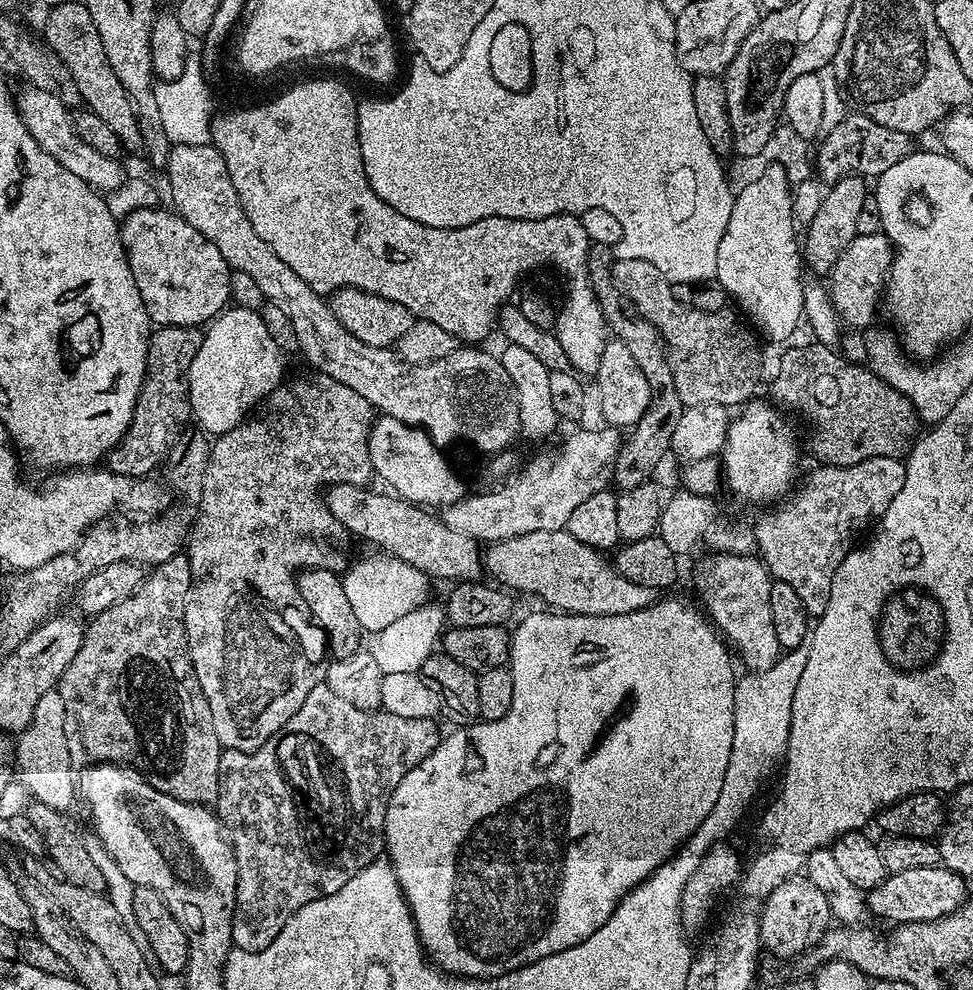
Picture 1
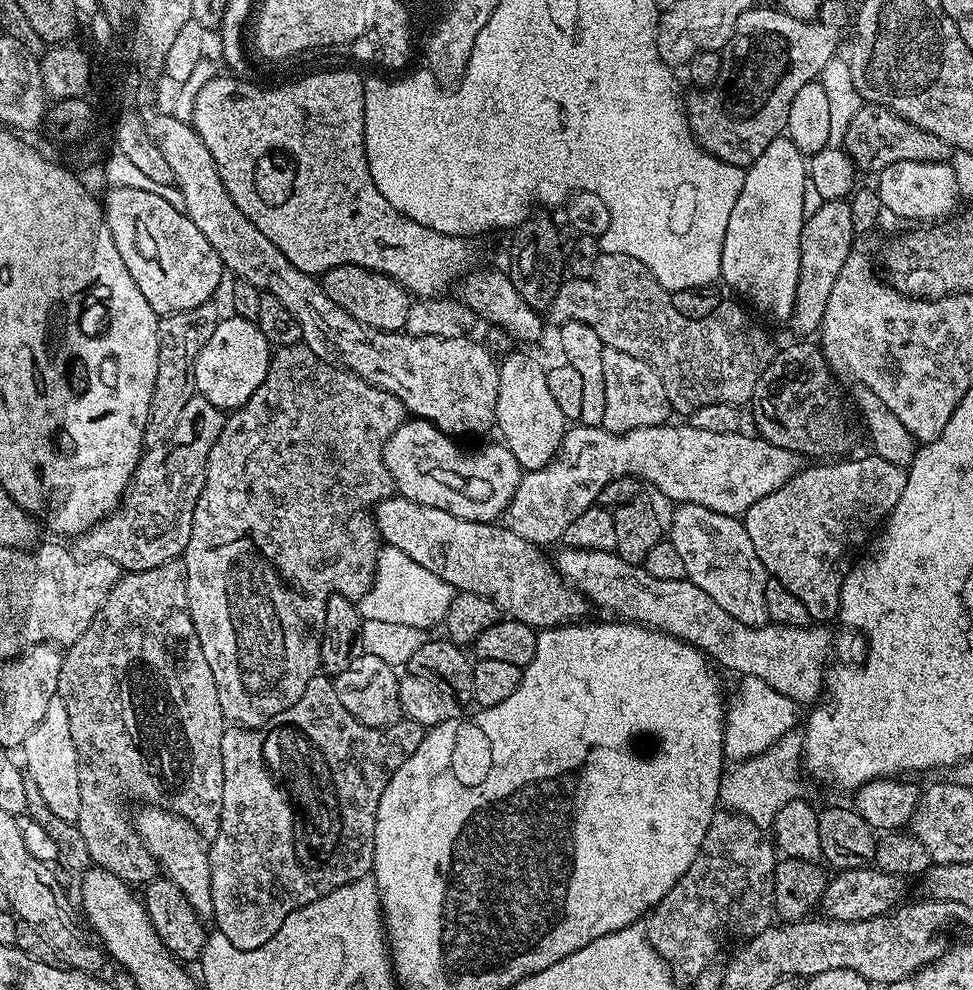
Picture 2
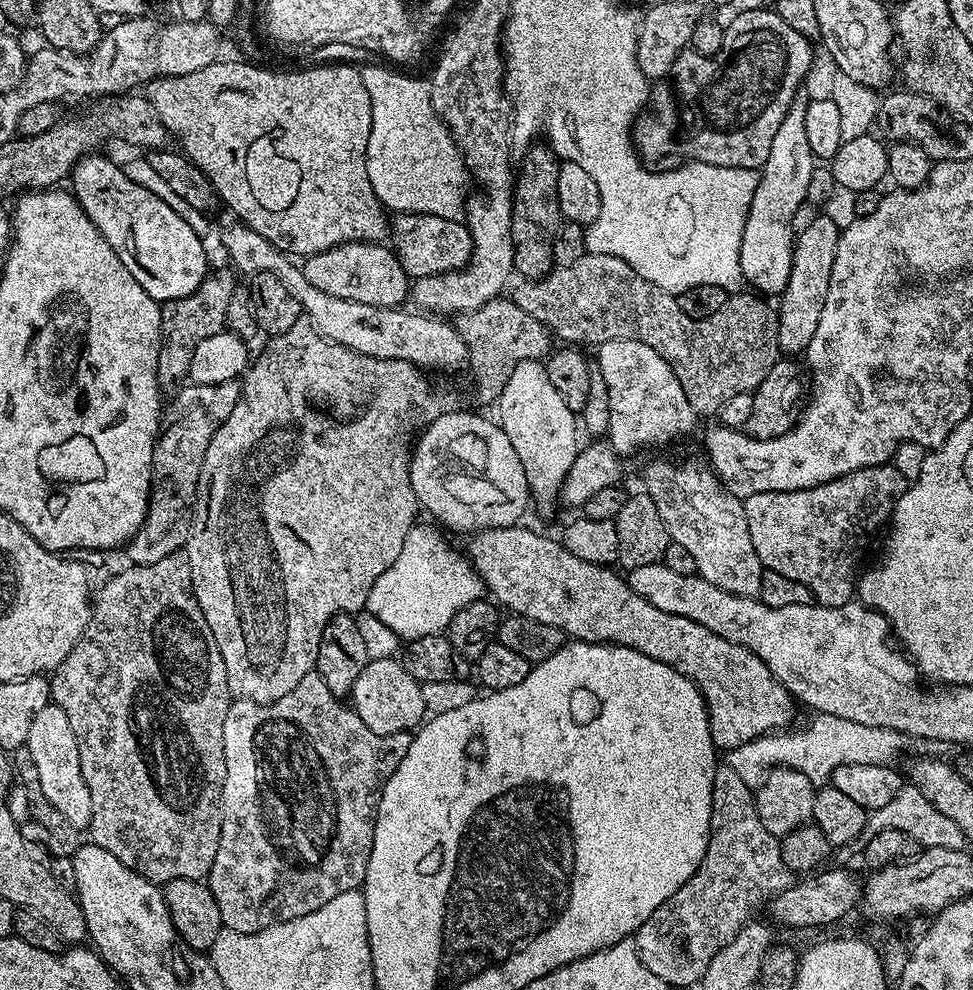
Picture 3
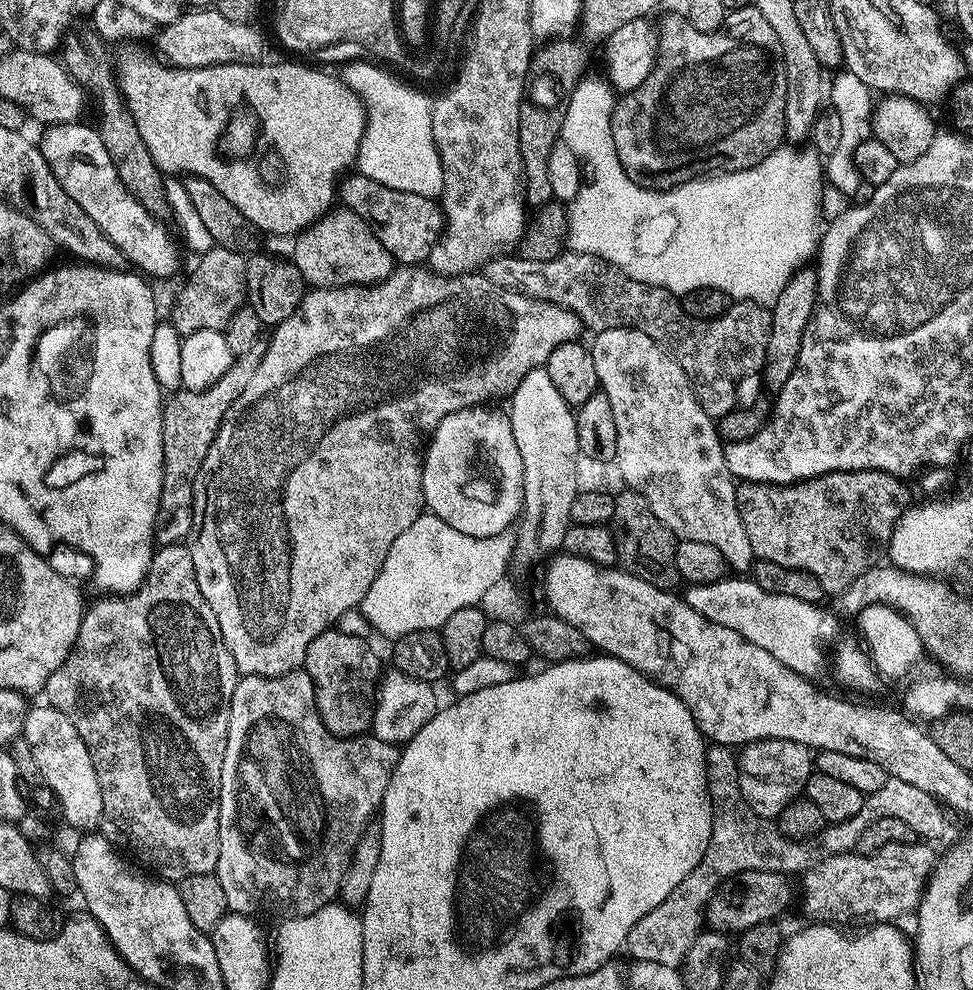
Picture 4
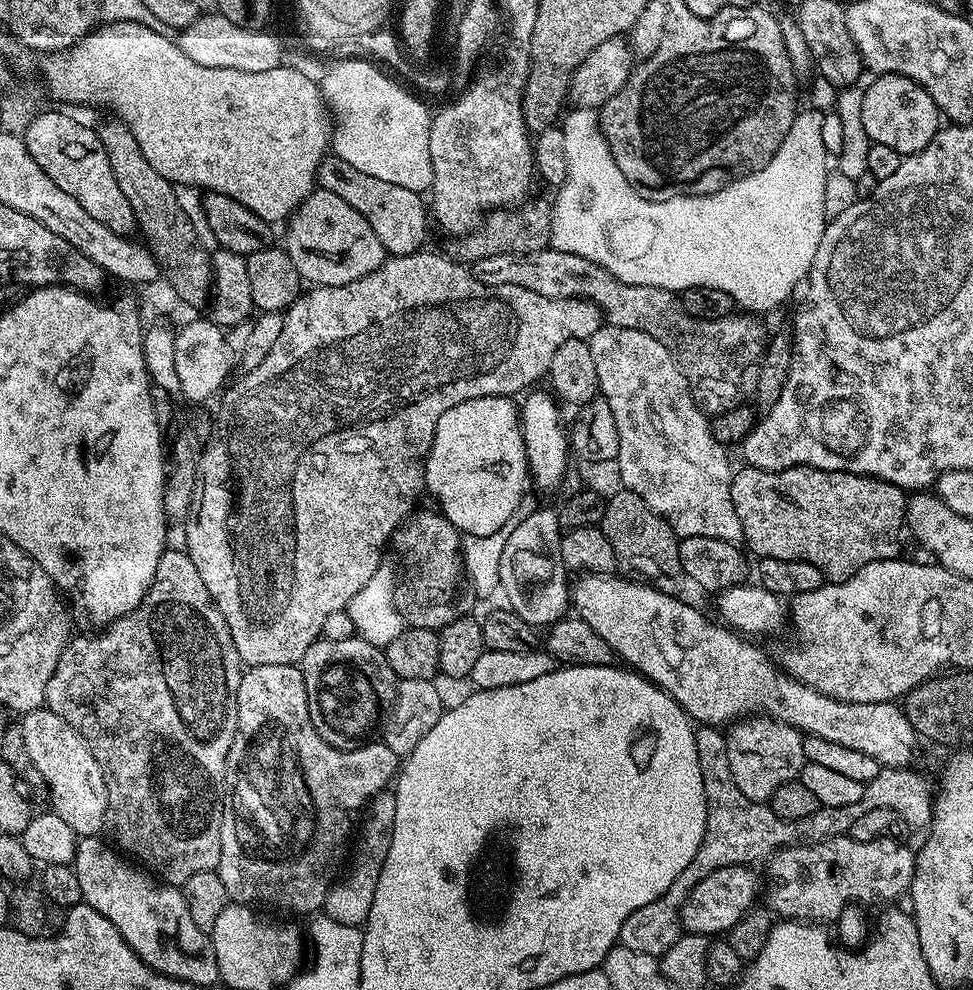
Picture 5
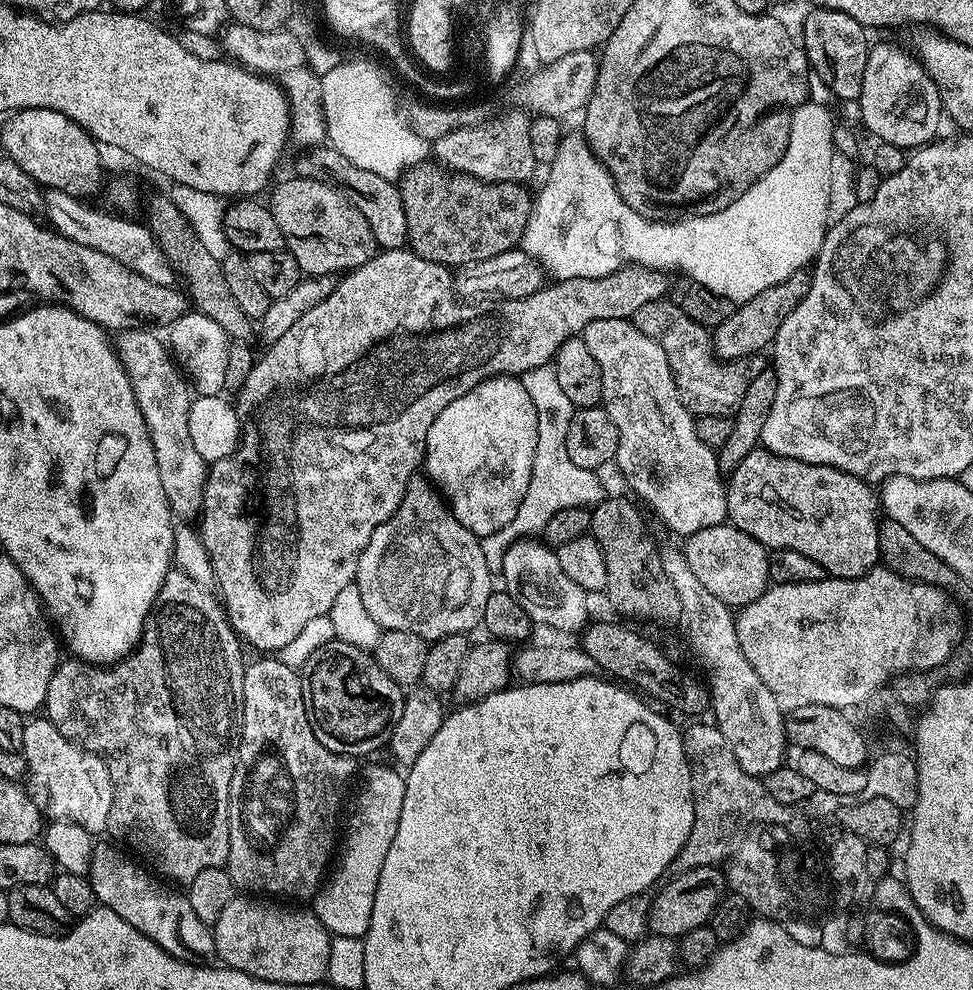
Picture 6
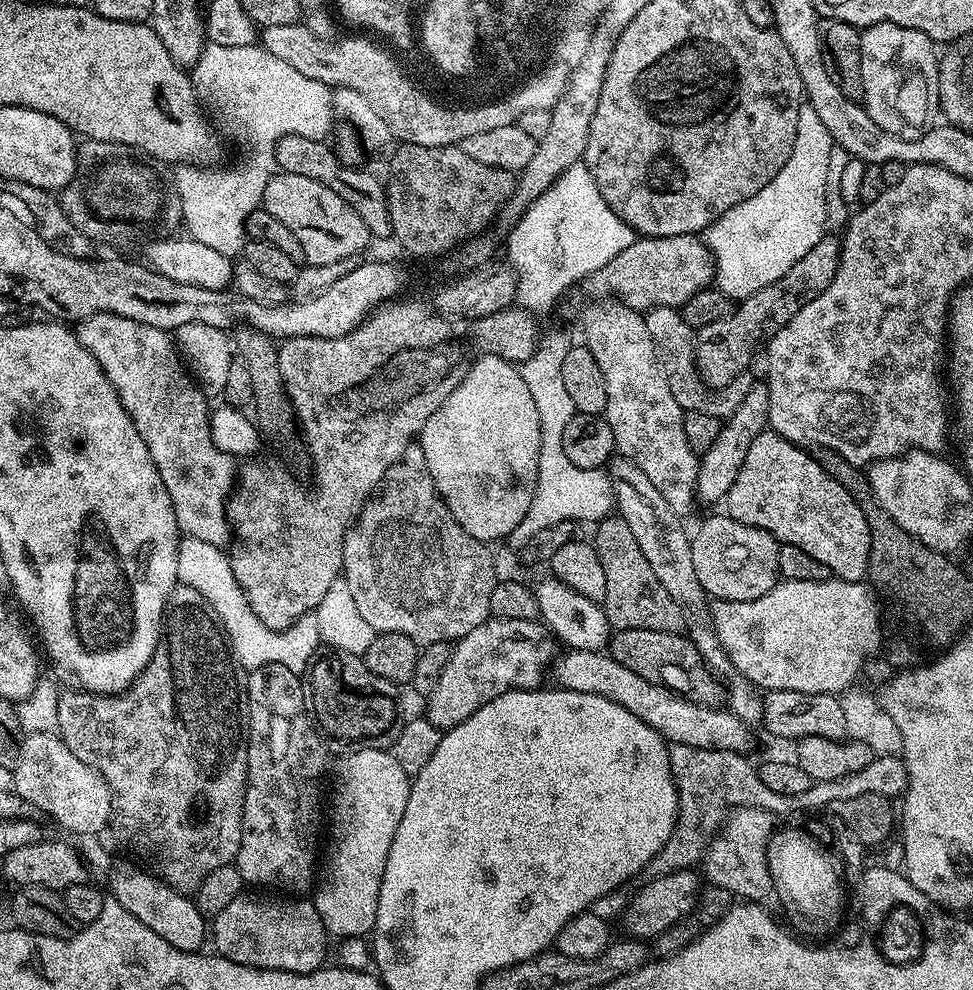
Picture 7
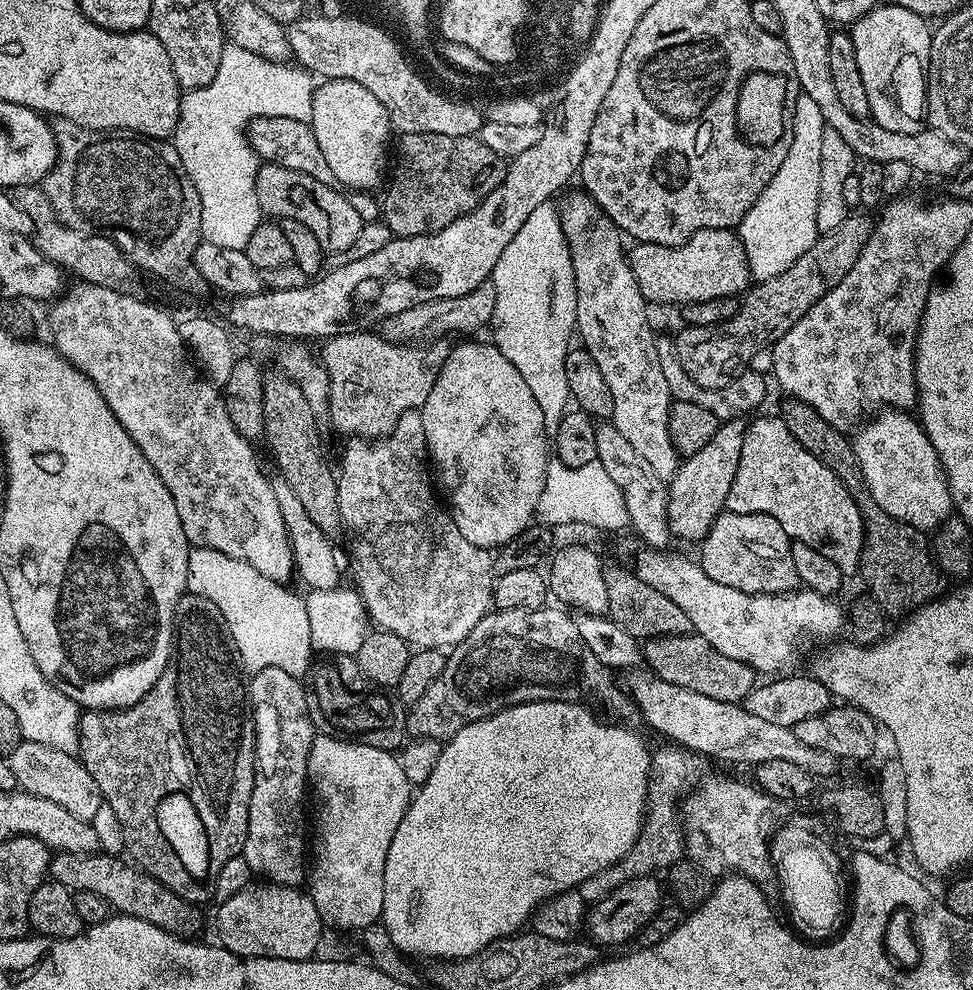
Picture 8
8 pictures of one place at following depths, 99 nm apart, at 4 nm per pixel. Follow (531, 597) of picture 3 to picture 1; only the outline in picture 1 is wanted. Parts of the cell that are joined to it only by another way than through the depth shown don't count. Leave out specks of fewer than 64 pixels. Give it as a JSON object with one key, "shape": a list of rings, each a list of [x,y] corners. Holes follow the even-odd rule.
{"shape":[[[334,484],[327,489],[326,503],[330,514],[334,514],[345,533],[353,532],[354,535],[377,544],[381,553],[416,567],[433,581],[476,582],[481,579],[482,548],[474,538],[458,534],[458,530],[450,530],[450,526],[446,526],[439,515],[431,516],[428,513],[431,511],[425,510],[421,505],[409,504],[387,491],[371,492],[372,490],[371,487],[359,484]]]}

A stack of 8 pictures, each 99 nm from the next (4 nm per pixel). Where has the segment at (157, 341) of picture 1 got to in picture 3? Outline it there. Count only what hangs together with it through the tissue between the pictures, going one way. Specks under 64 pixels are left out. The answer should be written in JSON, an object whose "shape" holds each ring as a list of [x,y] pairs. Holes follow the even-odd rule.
{"shape":[[[226,270],[211,271],[194,293],[186,298],[167,300],[160,309],[160,353],[156,377],[161,389],[168,390],[175,380],[185,379],[190,370],[190,358],[194,358],[194,350],[202,338],[210,338],[214,334],[225,331],[225,316],[230,306],[231,295],[238,286],[235,273]]]}

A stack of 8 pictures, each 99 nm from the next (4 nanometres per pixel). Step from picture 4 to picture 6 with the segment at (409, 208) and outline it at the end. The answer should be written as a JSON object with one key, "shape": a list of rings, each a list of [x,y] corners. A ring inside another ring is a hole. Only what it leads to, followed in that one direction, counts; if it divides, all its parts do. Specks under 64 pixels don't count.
{"shape":[[[312,146],[296,160],[295,175],[310,178],[314,182],[326,182],[340,191],[370,222],[370,230],[374,234],[377,245],[381,249],[402,248],[408,243],[408,226],[406,224],[406,210],[402,206],[402,194],[393,181],[373,174],[371,170],[362,170],[350,162],[343,154],[331,146]]]}

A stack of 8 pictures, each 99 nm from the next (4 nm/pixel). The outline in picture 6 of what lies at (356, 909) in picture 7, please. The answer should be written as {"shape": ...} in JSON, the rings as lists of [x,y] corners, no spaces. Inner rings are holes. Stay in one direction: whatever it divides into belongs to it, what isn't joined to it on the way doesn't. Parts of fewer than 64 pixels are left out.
{"shape":[[[376,764],[365,770],[356,805],[352,808],[352,817],[348,820],[348,833],[342,836],[344,853],[340,856],[340,865],[336,873],[334,868],[323,881],[314,897],[314,913],[333,937],[362,938],[368,932],[370,914],[374,914],[374,894],[382,874],[382,862],[386,862],[386,853],[394,843],[394,834],[398,834],[402,798],[406,798],[406,786],[401,773],[396,773],[384,764]]]}

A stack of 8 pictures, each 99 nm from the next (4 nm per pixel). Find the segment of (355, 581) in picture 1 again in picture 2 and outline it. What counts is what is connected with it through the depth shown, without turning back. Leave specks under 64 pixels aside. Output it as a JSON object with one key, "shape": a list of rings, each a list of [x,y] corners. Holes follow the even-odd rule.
{"shape":[[[383,545],[376,559],[376,576],[371,589],[358,602],[358,607],[364,620],[429,630],[428,628],[439,627],[443,623],[455,593],[455,589],[444,579],[419,565],[408,554],[402,553],[400,547]]]}

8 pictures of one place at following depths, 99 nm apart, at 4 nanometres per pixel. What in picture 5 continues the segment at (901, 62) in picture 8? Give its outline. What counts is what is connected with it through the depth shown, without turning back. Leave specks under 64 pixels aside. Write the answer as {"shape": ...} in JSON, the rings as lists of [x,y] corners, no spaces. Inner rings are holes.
{"shape":[[[876,76],[873,81],[869,88],[863,89],[862,121],[866,134],[872,142],[890,146],[902,157],[916,155],[921,148],[925,148],[936,137],[936,133],[942,127],[934,98],[925,88],[918,86],[918,82],[914,82],[908,76]]]}

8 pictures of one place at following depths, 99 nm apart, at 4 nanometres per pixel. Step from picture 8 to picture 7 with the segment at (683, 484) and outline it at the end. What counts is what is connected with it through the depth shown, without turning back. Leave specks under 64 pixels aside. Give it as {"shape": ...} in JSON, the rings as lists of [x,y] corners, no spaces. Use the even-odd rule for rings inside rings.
{"shape":[[[753,383],[750,394],[742,398],[738,410],[730,414],[721,423],[718,438],[714,438],[714,446],[700,456],[700,469],[696,479],[696,500],[704,504],[716,504],[727,497],[730,486],[734,486],[734,478],[738,478],[738,470],[742,470],[742,462],[750,451],[754,438],[768,428],[768,415],[770,414],[770,390],[767,383]]]}

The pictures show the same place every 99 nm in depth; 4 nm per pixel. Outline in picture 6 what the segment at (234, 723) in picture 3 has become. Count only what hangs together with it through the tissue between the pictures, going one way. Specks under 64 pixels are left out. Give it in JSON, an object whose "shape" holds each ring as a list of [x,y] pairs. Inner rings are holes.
{"shape":[[[256,658],[256,660],[247,665],[244,669],[244,716],[240,720],[240,745],[236,747],[236,769],[234,770],[234,778],[230,782],[230,794],[228,795],[228,829],[230,830],[230,846],[228,847],[228,863],[226,865],[230,878],[232,879],[233,885],[237,889],[245,888],[243,890],[248,894],[267,894],[272,898],[284,898],[280,896],[308,896],[308,898],[315,897],[318,889],[321,887],[322,881],[325,879],[326,873],[329,871],[328,858],[332,852],[332,846],[337,845],[338,832],[336,836],[336,818],[340,812],[340,799],[344,796],[344,787],[352,780],[352,775],[356,772],[357,761],[350,756],[339,756],[336,752],[326,750],[326,746],[322,746],[322,742],[318,742],[318,738],[314,738],[314,730],[310,726],[308,721],[308,708],[304,705],[304,681],[301,673],[295,668],[286,666],[278,658]]]}

